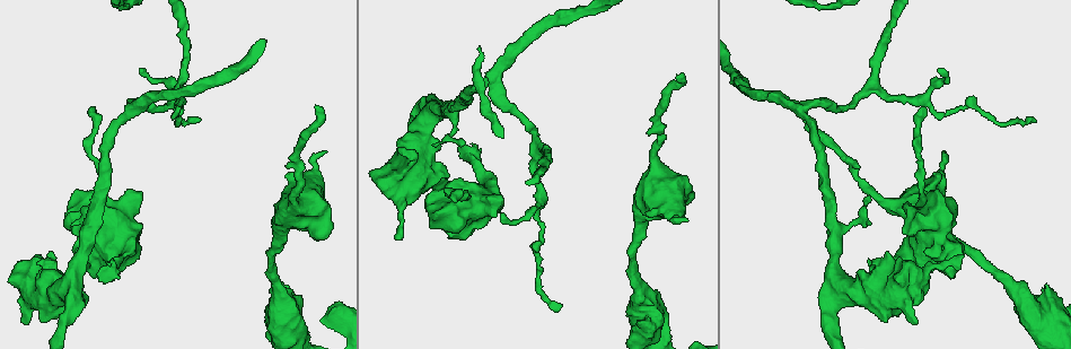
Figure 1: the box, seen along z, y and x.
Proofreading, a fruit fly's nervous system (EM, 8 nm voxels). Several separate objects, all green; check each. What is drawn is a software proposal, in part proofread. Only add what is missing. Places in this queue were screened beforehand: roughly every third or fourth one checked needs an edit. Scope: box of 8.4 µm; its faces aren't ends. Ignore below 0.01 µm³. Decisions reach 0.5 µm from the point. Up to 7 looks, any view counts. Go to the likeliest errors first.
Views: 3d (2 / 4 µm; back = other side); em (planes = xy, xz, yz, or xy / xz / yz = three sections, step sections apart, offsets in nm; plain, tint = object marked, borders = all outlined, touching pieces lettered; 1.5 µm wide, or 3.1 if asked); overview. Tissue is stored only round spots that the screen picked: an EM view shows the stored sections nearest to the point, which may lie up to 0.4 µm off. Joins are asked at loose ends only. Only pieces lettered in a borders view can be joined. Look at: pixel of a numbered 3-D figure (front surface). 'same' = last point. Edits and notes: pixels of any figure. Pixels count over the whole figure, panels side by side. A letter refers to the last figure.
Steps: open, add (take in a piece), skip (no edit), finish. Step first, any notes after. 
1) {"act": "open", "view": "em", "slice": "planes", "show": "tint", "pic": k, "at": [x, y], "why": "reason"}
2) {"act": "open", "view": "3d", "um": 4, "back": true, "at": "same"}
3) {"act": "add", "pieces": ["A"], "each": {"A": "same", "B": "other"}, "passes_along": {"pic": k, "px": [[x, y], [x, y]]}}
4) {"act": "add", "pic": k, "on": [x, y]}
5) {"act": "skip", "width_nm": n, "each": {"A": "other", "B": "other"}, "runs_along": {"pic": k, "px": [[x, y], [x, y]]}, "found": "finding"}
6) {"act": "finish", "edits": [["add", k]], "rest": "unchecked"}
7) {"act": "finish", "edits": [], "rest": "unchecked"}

{"act": "open", "view": "3d", "um": 4, "pic": 1, "at": [676, 80], "why": "branch stops here"}

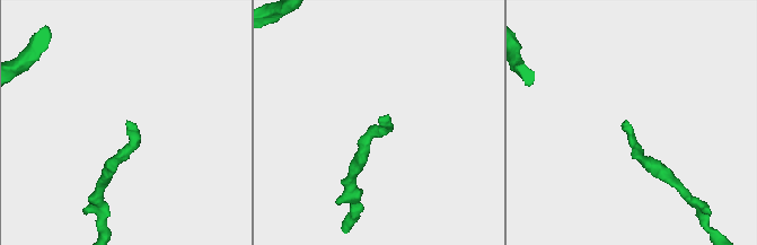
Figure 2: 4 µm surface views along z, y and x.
{"act": "open", "view": "em", "slice": "planes", "show": "plain", "pic": 2, "at": [378, 121], "why": "shape alone is not enough"}

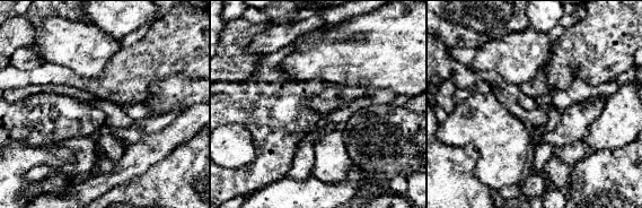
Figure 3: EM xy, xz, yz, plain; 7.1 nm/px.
{"act": "open", "view": "em", "slice": "planes", "show": "borders", "at": "same"}

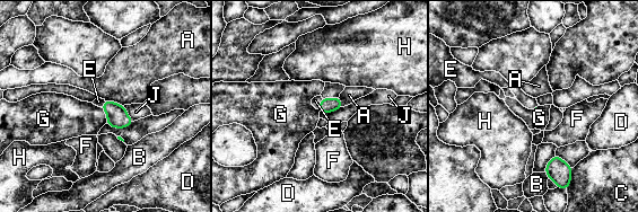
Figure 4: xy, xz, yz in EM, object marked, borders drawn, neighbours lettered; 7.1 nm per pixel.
{"act": "add", "pieces": ["E"], "each": {"A": "other", "B": "other", "C": "other", "D": "other", "E": "same", "F": "other", "G": "other", "H": "other", "J": "other"}, "found": "the neuron continues"}

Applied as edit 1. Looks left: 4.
{"act": "open", "view": "em", "slice": "planes", "show": "borders", "pic": 1, "at": [395, 238], "why": "free end"}

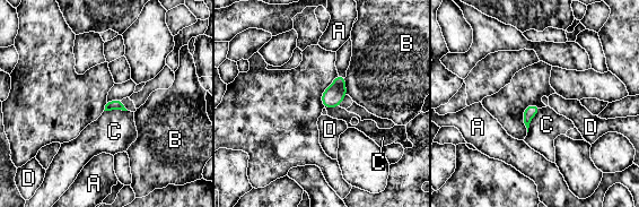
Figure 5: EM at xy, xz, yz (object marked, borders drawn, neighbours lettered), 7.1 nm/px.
{"act": "skip", "each": {"A": "other", "B": "other", "C": "other", "D": "other"}, "found": "no lettered piece goes on from it"}

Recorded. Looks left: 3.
{"act": "open", "view": "3d", "um": 4, "pic": 1, "at": [326, 151], "why": "an open end"}

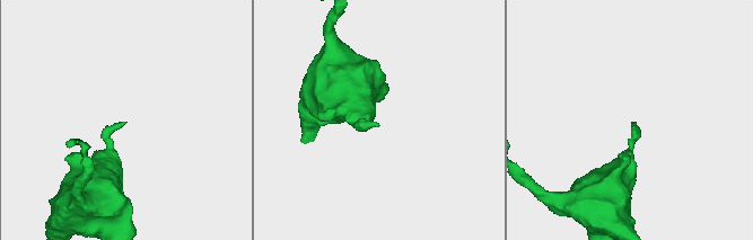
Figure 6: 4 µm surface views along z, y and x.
{"act": "open", "view": "em", "slice": "planes", "show": "borders", "pic": 6, "at": [373, 124], "why": "now the EM"}

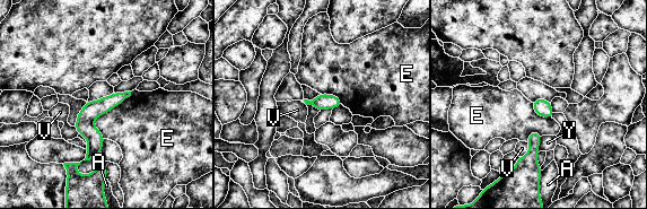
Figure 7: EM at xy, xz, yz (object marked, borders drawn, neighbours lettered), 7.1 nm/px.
{"act": "skip", "longest_contact_nm": ["E", 380], "each": {"A": "other", "E": "other", "V": "other", "Y": "other"}, "runs_along": {"pic": 7, "px": [[127, 94], [89, 118], [88, 156]]}, "found": "no lettered piece goes on from it"}

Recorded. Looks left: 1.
{"act": "finish", "edits": [["add", 4]], "rest": "unchecked"}

